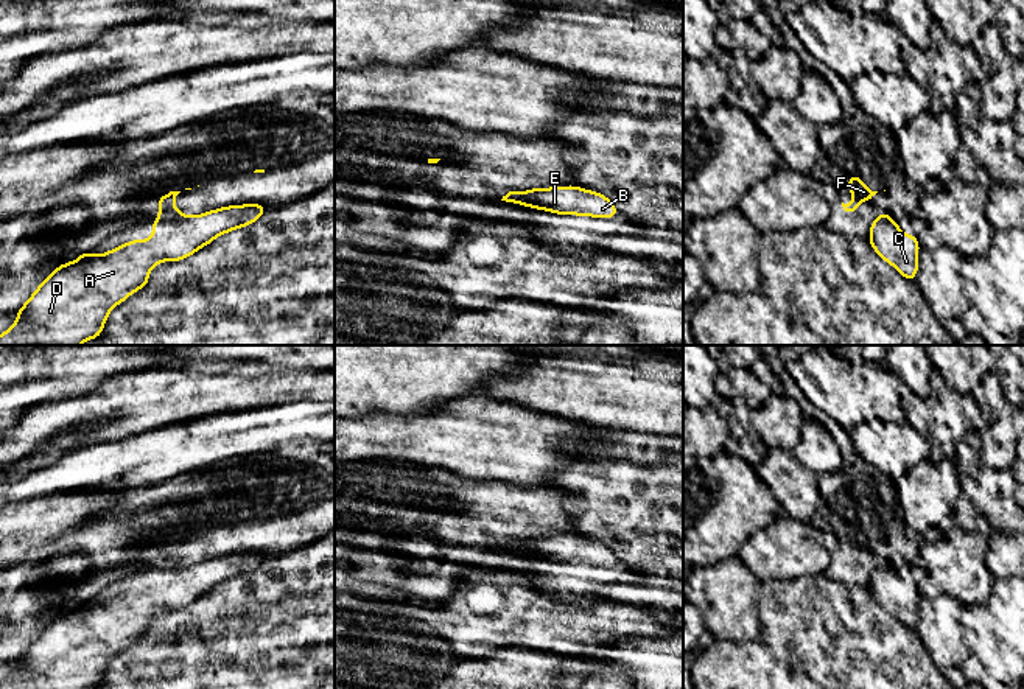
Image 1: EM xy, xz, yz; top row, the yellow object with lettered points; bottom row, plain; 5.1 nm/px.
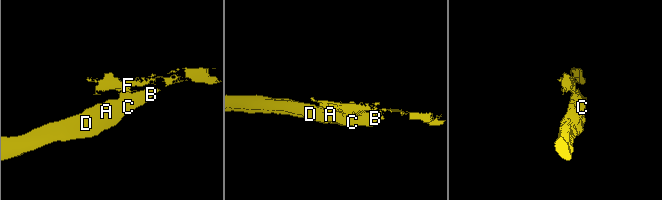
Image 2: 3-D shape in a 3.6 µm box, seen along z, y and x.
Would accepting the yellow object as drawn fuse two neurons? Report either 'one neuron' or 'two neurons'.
two neurons

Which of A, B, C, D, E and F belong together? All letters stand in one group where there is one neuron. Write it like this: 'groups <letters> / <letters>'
groups A B C D E / F

